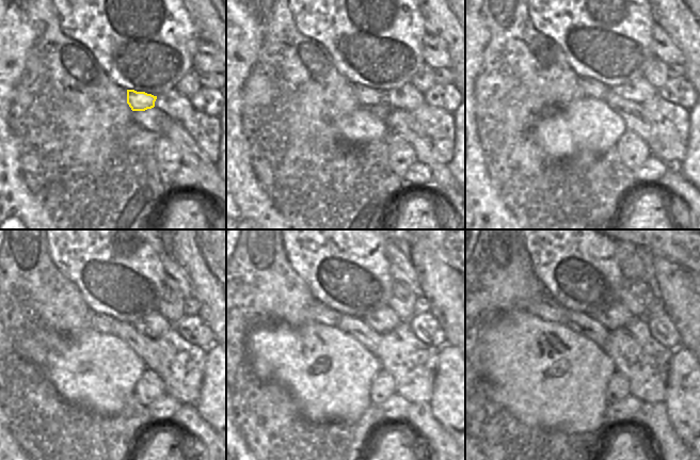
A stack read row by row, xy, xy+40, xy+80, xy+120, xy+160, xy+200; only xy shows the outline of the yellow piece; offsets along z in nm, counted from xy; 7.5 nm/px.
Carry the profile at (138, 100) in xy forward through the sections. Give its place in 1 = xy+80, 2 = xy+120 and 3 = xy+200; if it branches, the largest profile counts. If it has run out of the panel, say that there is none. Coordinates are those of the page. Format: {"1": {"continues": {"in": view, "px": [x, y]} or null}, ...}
{"1": {"continues": {"in": "xy+80", "px": [590, 88]}}, "2": {"continues": {"in": "xy+120", "px": [101, 323]}}, "3": {"continues": {"in": "xy+200", "px": [544, 306]}}}

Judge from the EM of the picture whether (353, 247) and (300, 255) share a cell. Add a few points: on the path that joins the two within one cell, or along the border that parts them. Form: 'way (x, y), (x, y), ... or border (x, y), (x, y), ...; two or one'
way (340, 253), (313, 253); one

